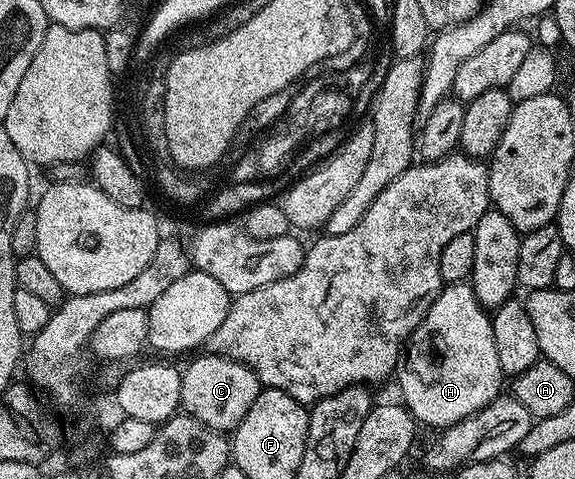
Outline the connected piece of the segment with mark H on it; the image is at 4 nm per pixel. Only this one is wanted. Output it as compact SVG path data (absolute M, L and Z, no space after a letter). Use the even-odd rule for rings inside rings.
M446 283L436 295L432 307L424 319L412 331L404 346L400 364L396 370L396 382L402 388L404 402L415 422L445 427L455 425L474 416L503 392L504 374L500 359L496 359L496 339L492 339L492 317L483 309L474 288L469 283Z

